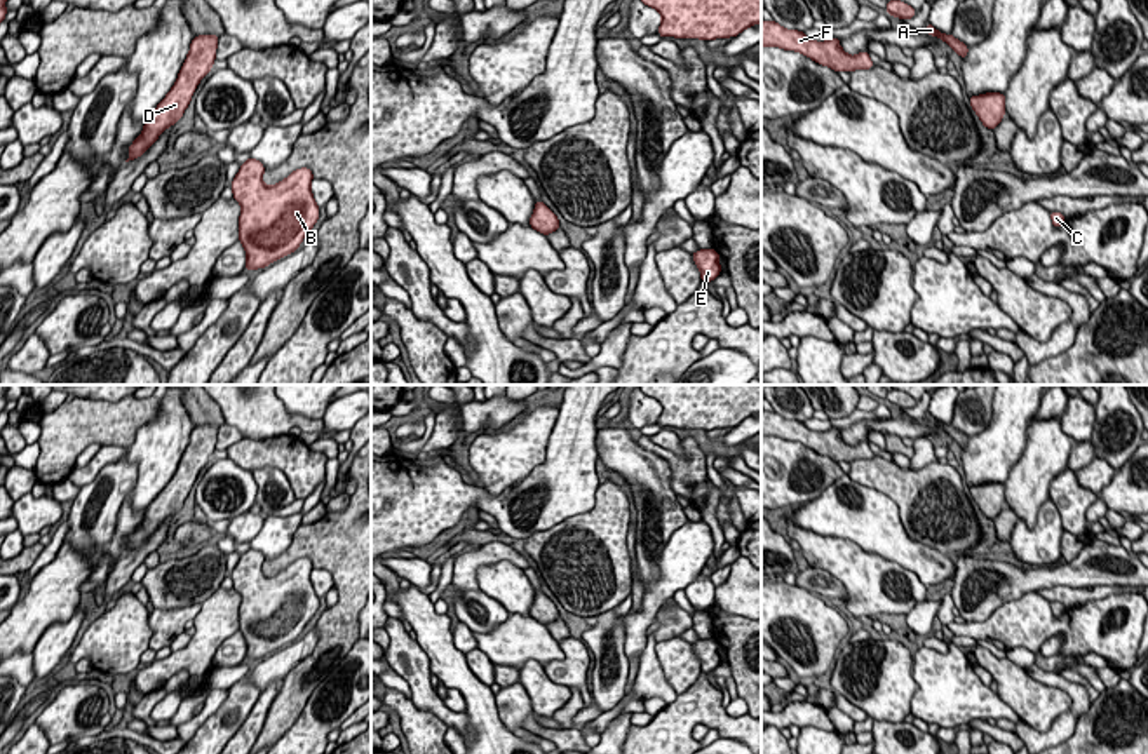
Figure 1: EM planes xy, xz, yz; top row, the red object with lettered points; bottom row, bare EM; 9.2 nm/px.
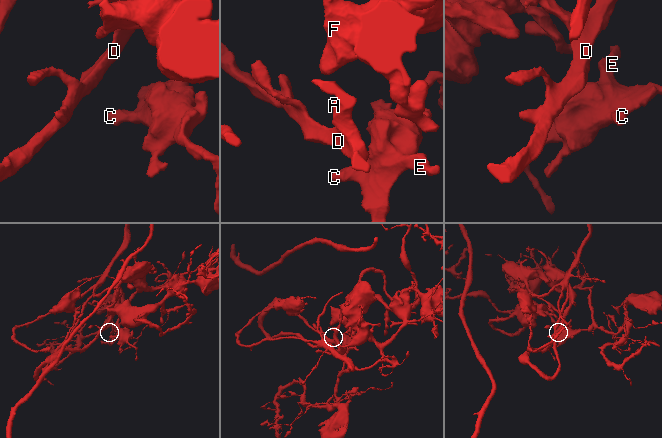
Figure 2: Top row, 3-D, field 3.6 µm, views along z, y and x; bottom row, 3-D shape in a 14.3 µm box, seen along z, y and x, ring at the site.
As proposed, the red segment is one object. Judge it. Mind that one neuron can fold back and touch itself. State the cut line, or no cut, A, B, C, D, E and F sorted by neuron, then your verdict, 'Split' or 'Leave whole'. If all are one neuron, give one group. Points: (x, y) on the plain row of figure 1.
No split. Groups: A B C D E F. Leave whole

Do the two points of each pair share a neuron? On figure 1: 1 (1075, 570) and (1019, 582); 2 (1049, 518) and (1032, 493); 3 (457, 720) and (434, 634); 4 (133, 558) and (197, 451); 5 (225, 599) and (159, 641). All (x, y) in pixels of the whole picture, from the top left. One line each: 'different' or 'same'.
1: same
2: different
3: different
4: same
5: different

